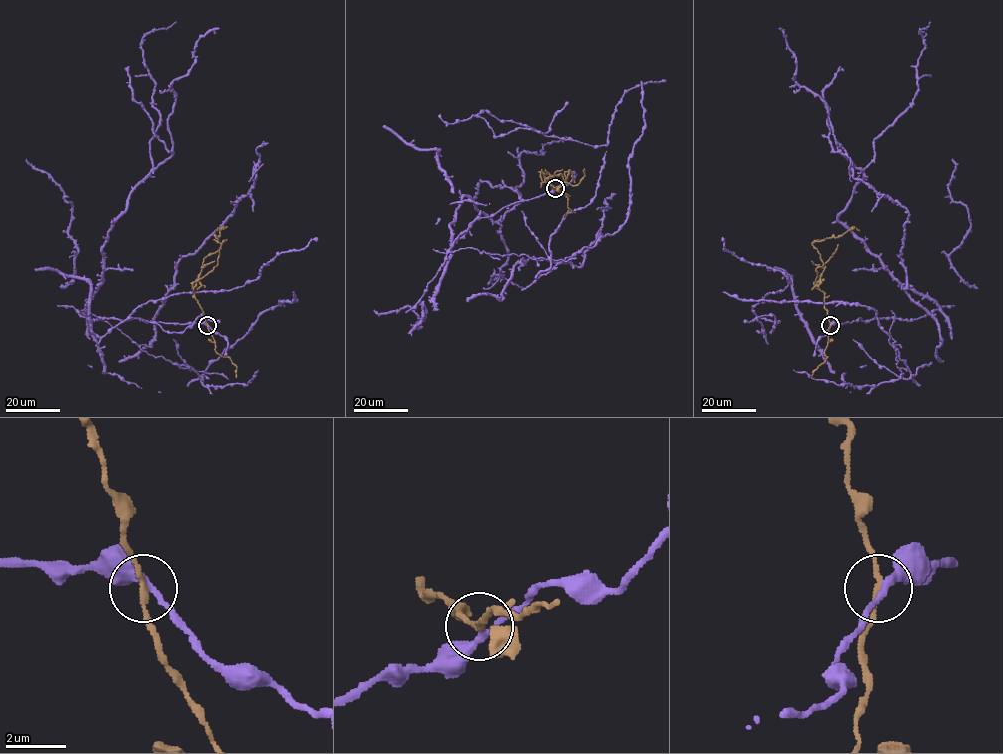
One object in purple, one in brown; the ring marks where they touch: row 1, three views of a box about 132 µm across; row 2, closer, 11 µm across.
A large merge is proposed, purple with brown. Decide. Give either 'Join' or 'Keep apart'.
Keep apart

